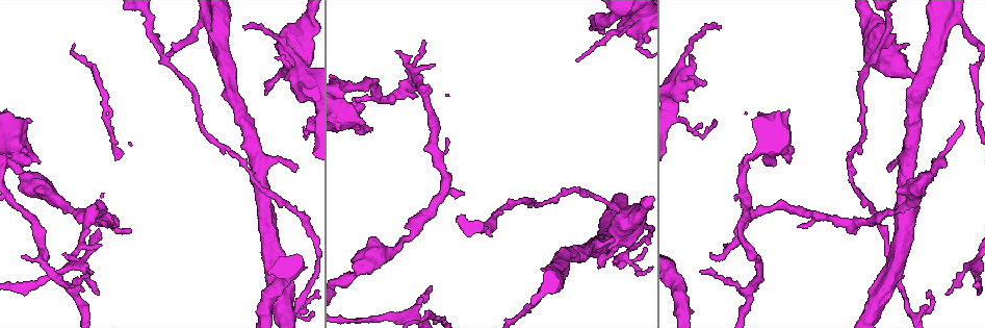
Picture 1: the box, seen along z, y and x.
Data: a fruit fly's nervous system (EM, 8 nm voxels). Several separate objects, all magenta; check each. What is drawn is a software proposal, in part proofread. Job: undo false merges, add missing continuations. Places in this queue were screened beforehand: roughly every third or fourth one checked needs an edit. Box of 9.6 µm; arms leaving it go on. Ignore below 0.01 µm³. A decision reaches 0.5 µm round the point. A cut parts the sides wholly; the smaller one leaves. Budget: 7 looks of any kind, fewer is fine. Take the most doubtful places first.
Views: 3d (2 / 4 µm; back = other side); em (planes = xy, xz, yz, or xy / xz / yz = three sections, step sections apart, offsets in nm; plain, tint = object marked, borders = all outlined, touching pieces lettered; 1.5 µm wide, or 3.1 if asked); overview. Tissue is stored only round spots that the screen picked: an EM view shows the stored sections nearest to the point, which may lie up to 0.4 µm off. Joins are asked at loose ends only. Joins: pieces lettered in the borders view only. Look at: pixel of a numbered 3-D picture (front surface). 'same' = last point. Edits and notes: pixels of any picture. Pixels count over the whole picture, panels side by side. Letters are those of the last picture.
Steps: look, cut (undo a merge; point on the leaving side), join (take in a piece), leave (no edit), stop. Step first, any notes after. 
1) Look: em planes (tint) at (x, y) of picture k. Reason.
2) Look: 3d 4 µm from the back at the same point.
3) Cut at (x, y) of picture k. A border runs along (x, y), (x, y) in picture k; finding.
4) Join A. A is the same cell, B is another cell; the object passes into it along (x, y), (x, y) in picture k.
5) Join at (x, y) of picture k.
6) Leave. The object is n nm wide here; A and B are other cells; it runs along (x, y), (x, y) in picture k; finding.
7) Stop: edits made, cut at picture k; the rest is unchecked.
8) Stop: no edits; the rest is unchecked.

Look: 3d 4 µm at (264, 94) of picture 1. Free end.

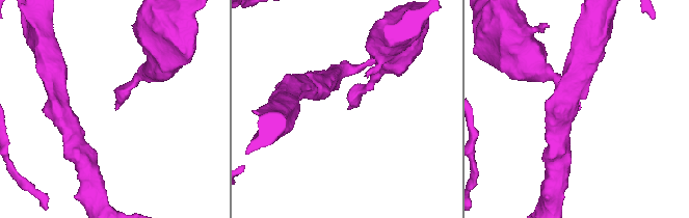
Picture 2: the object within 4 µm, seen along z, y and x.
Look: em planes (borders) at (117, 109) of picture 2. Now the EM.

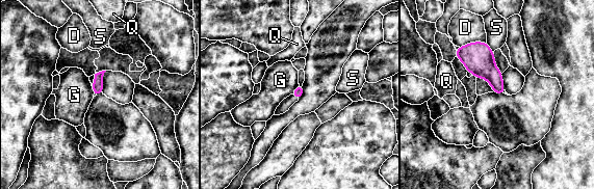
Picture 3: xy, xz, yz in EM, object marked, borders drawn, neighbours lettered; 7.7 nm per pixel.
Leave. D, G, Q and S are other cells; a border runs along (299, 84), (291, 93) in picture 3; none of them fits.

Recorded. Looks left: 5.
Look: em planes (borders) at (102, 245) of picture 1. Branch stops here.

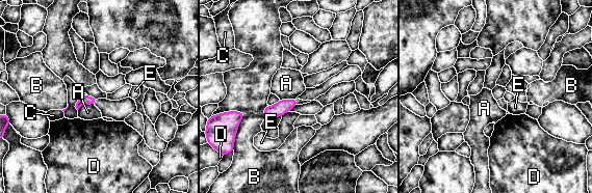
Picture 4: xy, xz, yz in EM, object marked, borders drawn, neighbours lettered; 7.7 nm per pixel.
Leave. A, B, C, D and E are other cells; a border runs along (94, 104), (83, 104), (78, 110) in picture 4; none of them fits.

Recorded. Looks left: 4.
Look: em planes (tint) at (898, 213) of picture 1. A narrow waist.

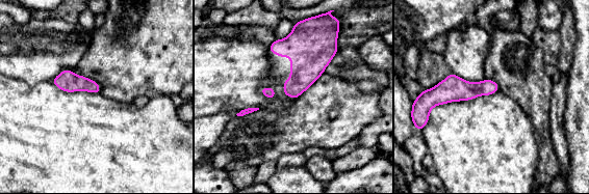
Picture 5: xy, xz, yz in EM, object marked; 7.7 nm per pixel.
Look: em planes (borders) at the same point. What lies round it.

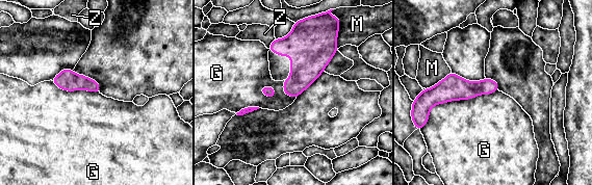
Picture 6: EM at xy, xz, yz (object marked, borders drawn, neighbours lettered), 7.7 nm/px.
Leave. G, M and Z are other cells; a border runs along (497, 89), (436, 104), (427, 123) in picture 6; one neuron here.

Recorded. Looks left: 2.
Stop: no edits; the rest is unchecked.

